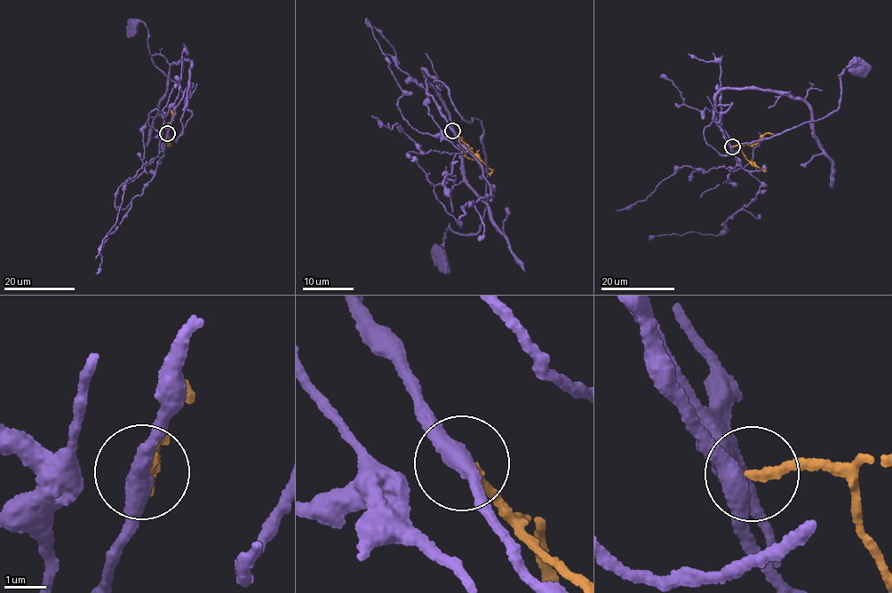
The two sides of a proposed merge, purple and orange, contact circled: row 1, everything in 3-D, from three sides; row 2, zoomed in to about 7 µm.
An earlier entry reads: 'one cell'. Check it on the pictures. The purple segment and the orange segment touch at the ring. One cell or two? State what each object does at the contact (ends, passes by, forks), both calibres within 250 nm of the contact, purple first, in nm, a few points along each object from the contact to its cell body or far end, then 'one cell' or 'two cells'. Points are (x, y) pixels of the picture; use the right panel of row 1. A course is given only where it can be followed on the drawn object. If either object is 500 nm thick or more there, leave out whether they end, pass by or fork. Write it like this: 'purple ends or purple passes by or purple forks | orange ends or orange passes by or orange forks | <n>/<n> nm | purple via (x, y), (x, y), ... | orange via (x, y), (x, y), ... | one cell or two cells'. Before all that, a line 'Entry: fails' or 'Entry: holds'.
Entry: fails
purple passes by | orange ends | 420/240 nm | purple via (731, 146), (714, 107), (730, 106), (704, 138), (727, 155), (836, 111), (840, 75), (857, 66) | orange via (732, 146), (755, 144), (764, 134), (774, 135) | two cells

